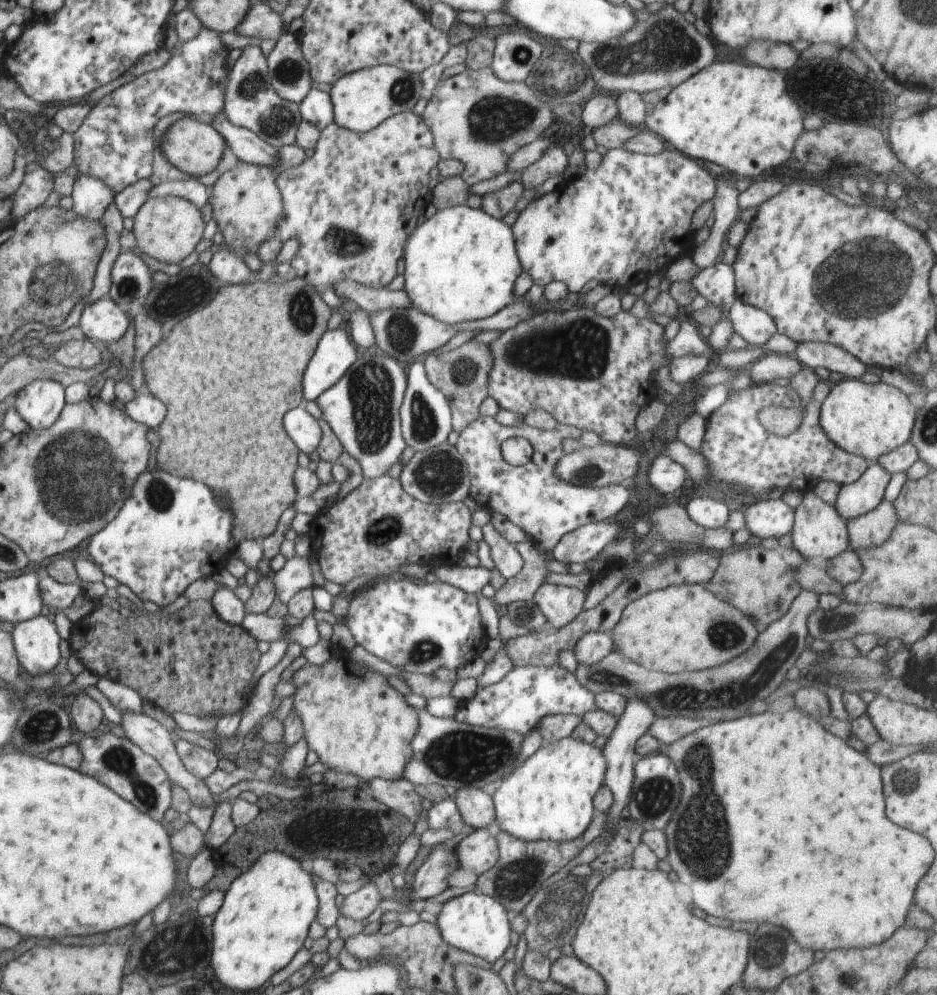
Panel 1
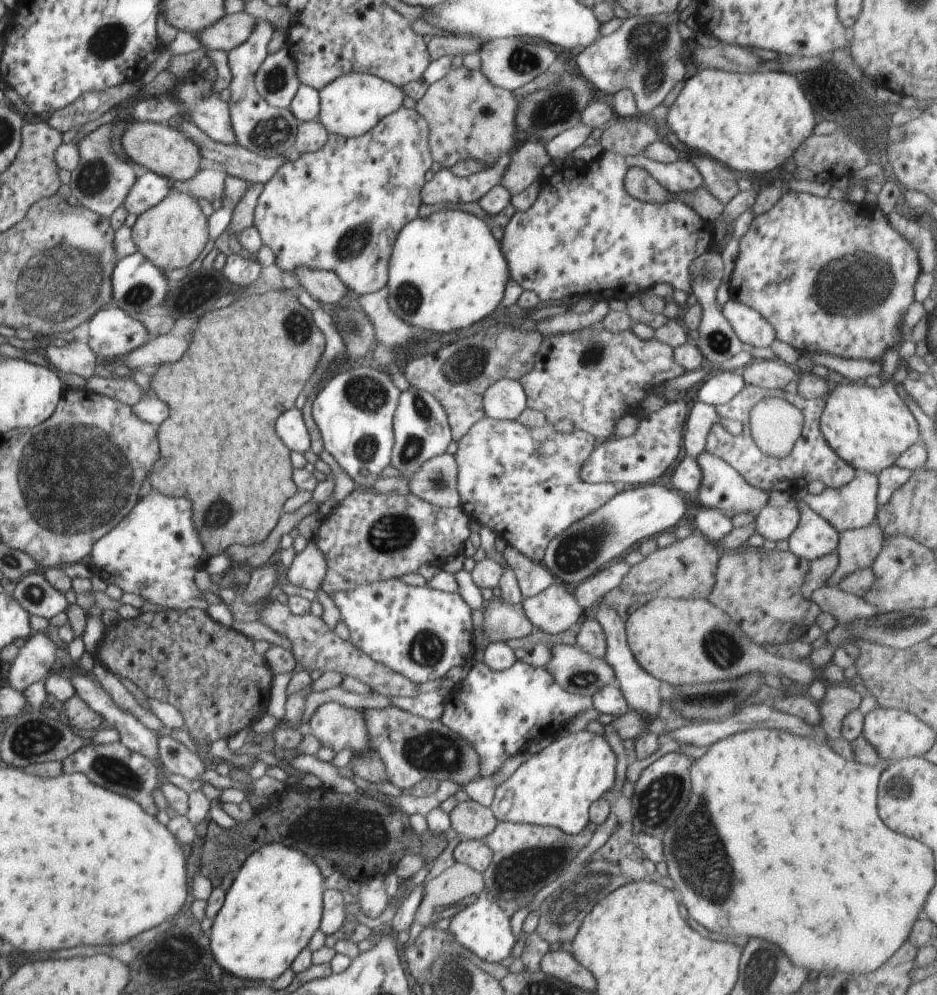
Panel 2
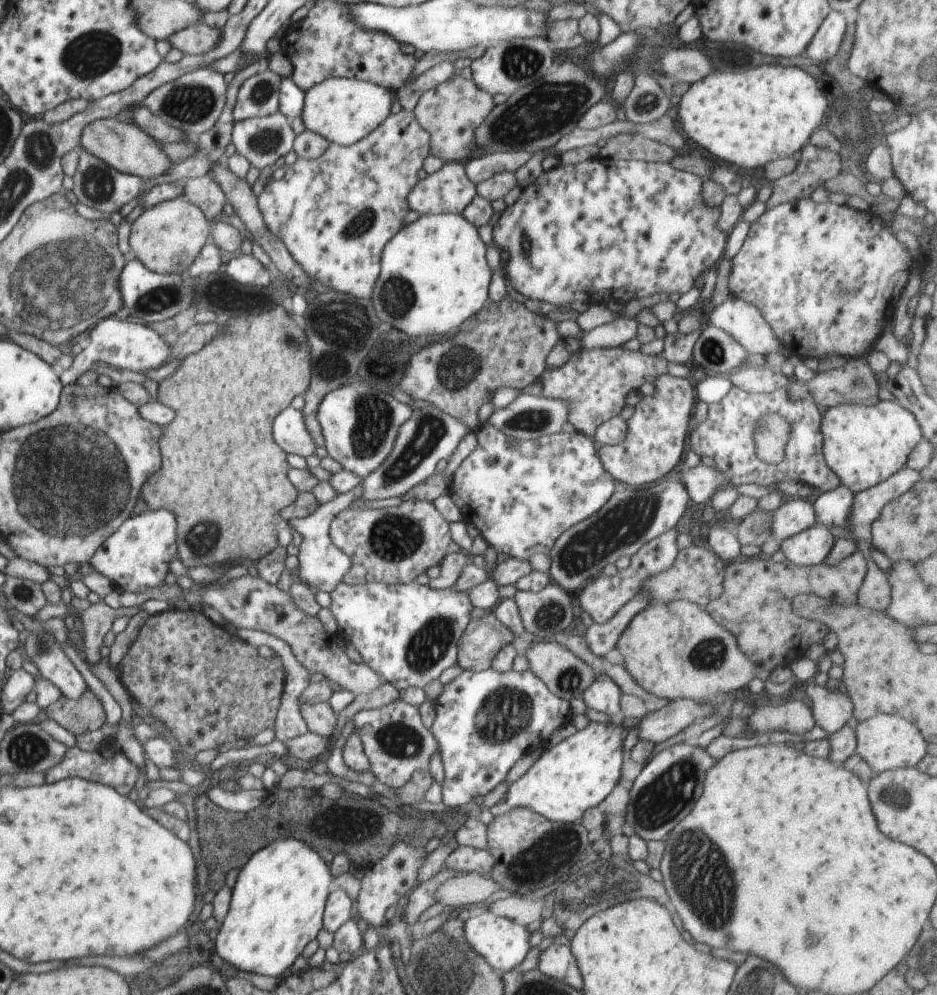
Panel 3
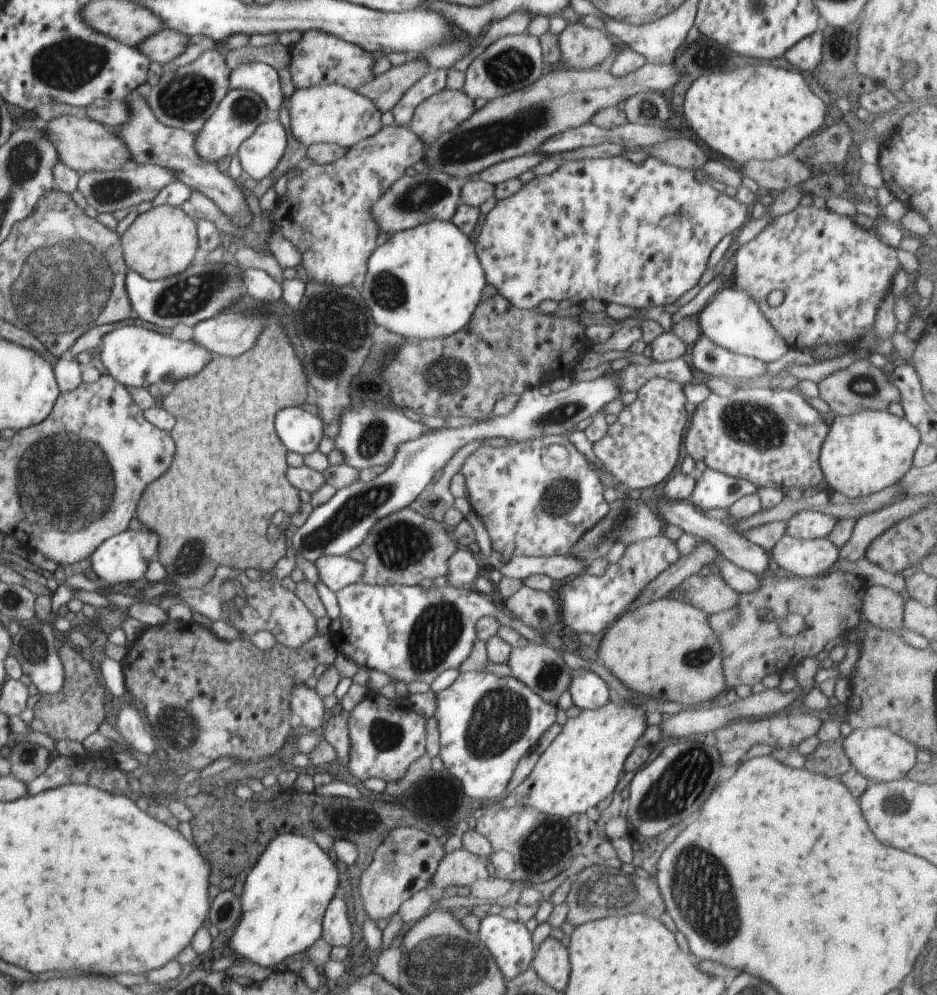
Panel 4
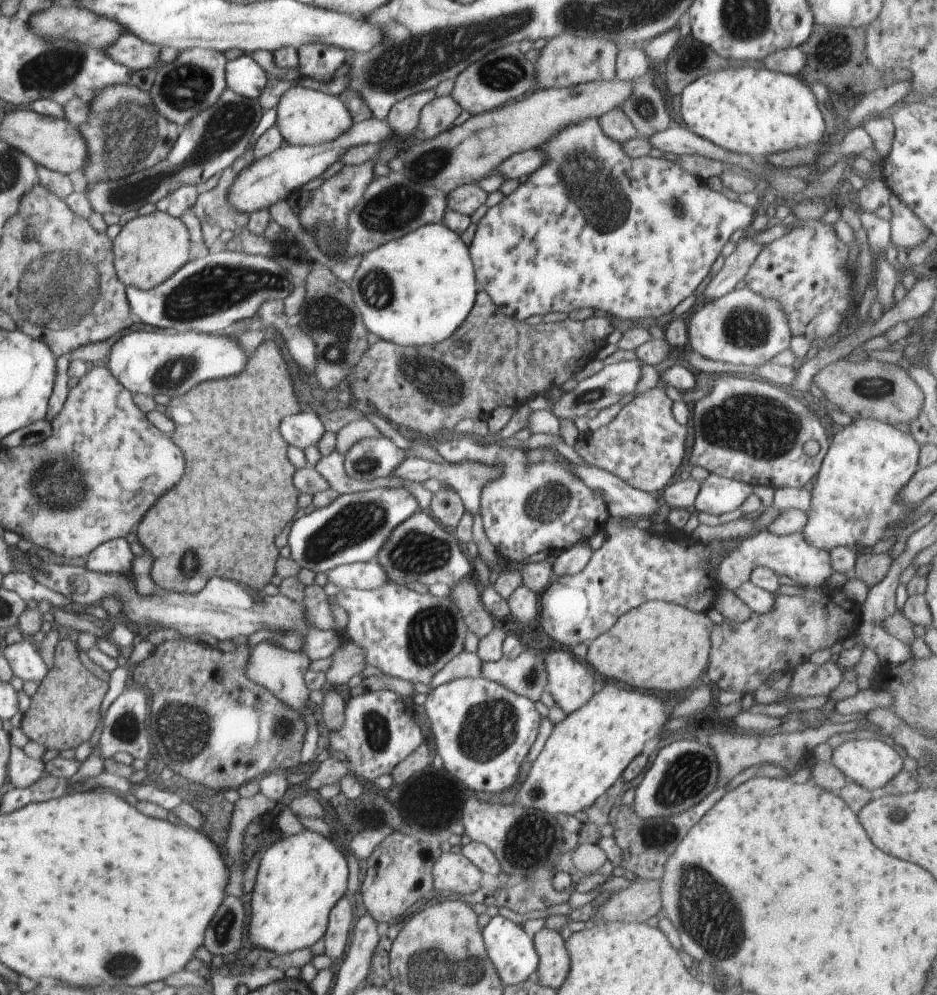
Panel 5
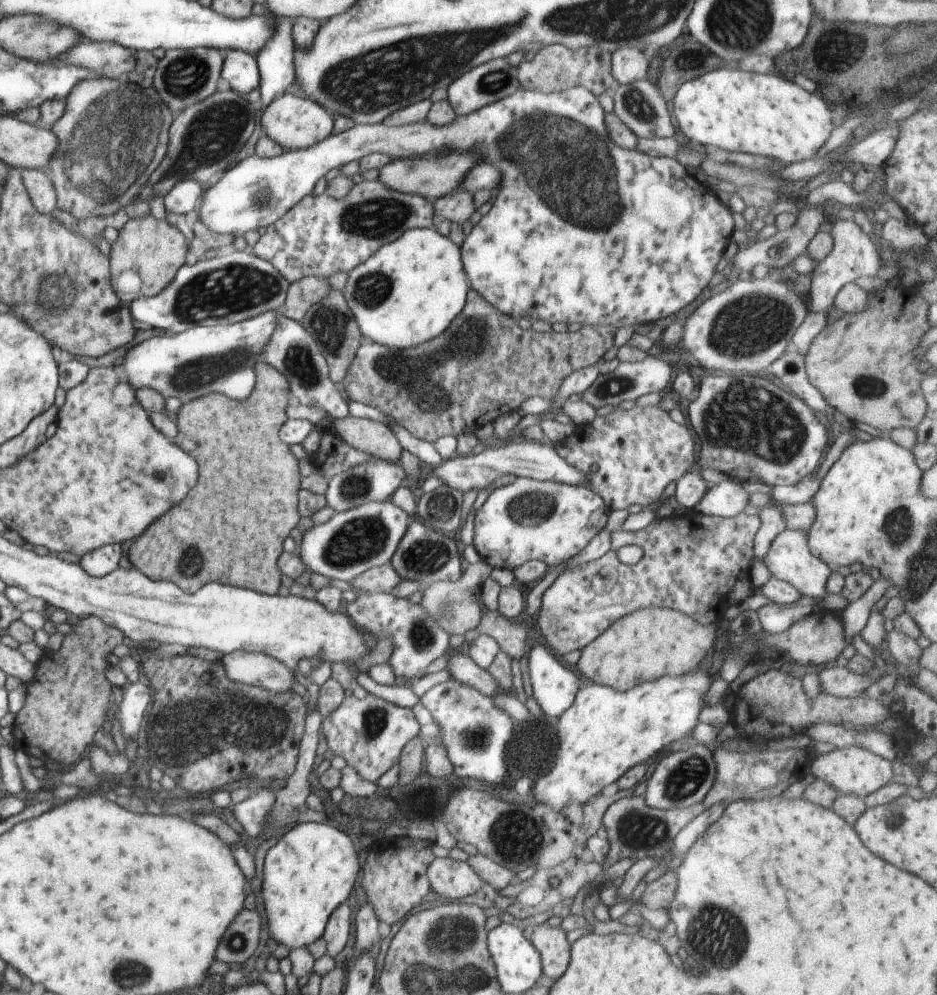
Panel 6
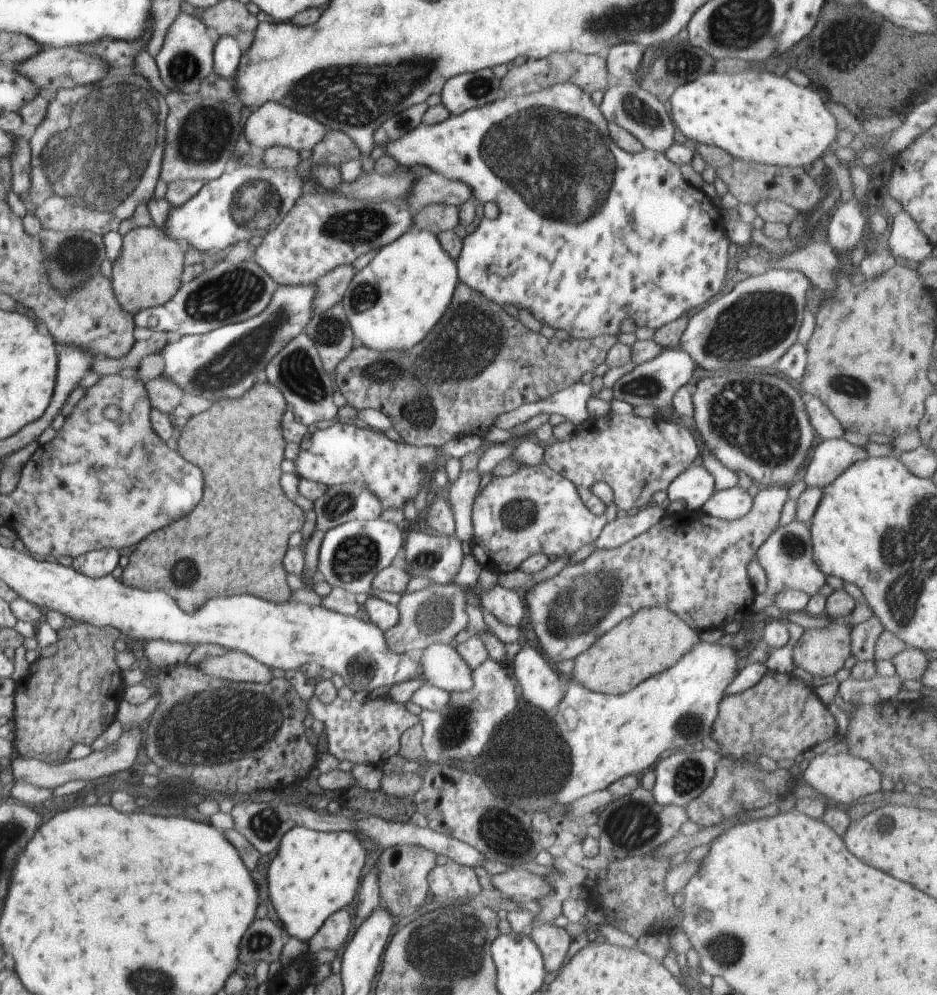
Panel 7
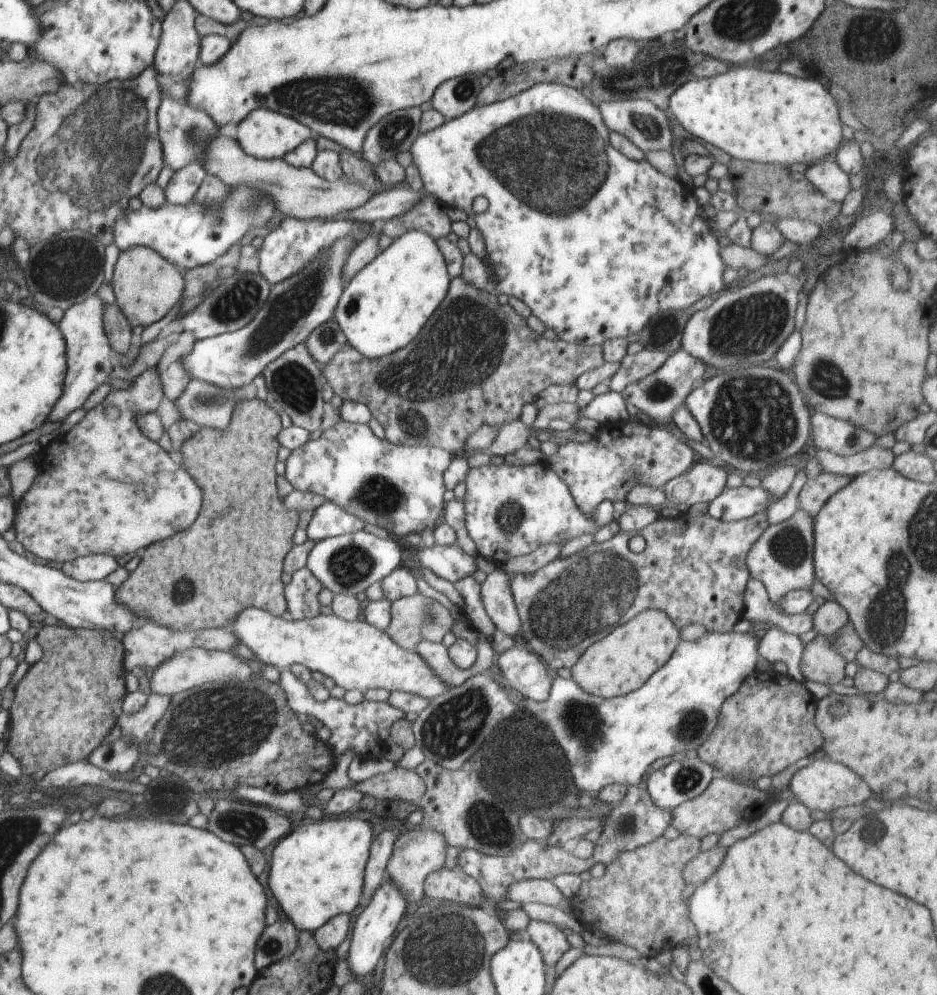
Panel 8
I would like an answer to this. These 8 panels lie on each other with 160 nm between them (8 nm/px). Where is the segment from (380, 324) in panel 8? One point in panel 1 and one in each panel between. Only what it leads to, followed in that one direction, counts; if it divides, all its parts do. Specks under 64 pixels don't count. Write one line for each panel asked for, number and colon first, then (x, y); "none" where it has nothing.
1: (460, 265)
2: (447, 271)
3: (434, 275)
4: (424, 283)
5: (415, 291)
6: (406, 294)
7: (391, 305)

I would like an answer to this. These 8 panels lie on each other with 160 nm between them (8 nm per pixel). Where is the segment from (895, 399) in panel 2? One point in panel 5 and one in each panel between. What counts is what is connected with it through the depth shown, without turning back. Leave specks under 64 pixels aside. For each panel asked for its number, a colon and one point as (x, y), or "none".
3: (864, 445)
4: (867, 451)
5: (855, 503)

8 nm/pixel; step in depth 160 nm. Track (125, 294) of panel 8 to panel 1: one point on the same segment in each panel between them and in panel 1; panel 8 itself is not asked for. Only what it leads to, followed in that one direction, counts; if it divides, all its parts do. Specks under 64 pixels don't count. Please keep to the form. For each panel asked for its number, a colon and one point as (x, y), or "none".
1: (168, 228)
2: (172, 234)
3: (167, 237)
4: (160, 243)
5: (150, 249)
6: (147, 253)
7: (148, 272)

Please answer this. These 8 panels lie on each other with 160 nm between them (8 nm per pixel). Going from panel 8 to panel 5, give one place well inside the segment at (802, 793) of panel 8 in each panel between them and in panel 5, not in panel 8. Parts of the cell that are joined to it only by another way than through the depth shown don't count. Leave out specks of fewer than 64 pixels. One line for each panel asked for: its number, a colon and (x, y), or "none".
5: (872, 763)
6: (850, 771)
7: (842, 778)

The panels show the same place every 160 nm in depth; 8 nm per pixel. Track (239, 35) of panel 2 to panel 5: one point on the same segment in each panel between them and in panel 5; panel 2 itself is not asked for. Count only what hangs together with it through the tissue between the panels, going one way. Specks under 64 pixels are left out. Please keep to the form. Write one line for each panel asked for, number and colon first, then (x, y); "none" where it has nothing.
3: (196, 39)
4: (163, 46)
5: (129, 50)

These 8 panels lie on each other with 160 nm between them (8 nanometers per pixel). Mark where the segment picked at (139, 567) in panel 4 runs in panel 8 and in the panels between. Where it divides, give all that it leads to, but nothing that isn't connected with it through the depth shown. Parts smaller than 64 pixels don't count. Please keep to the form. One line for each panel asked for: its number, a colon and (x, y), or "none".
5: (115, 556)
6: (103, 561)
7: (101, 563)
8: (88, 568)

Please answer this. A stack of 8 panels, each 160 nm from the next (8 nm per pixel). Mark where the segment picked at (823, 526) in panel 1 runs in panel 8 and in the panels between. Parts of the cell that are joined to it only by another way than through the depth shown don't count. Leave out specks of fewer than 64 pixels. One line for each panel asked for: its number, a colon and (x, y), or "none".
2: (814, 537)
3: (810, 547)
4: (802, 557)
5: (790, 555)
6: (789, 558)
7: (787, 556)
8: (782, 559)

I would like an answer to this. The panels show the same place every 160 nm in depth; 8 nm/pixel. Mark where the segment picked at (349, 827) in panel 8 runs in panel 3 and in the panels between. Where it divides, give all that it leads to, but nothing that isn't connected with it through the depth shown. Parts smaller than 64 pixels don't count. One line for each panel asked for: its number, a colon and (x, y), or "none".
3: (277, 904)
4: (285, 897)
5: (301, 878)
6: (310, 872)
7: (315, 873)

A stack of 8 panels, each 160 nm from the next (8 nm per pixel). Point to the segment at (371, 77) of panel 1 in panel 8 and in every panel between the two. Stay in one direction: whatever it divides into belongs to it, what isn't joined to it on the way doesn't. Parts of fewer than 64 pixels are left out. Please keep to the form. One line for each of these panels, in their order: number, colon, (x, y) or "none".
2: (351, 105)
3: (343, 110)
4: (333, 114)
5: (304, 116)
6: (293, 121)
7: (272, 125)
8: (266, 134)

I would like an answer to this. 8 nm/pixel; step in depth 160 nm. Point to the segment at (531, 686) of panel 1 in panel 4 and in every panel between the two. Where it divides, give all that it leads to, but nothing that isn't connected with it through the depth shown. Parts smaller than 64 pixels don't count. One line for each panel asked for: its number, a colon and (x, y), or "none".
2: (502, 713)
3: (489, 720)
4: (486, 723)

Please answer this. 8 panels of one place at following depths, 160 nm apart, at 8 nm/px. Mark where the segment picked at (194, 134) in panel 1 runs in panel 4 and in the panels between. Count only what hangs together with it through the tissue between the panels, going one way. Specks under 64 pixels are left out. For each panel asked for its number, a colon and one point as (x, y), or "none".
2: (165, 151)
3: (124, 146)
4: (83, 145)

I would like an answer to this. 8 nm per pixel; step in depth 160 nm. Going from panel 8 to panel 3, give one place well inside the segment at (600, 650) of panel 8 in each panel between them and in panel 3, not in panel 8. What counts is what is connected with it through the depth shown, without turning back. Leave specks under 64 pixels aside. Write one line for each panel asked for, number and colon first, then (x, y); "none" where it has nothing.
3: (676, 650)
4: (667, 649)
5: (661, 646)
6: (649, 644)
7: (652, 640)

